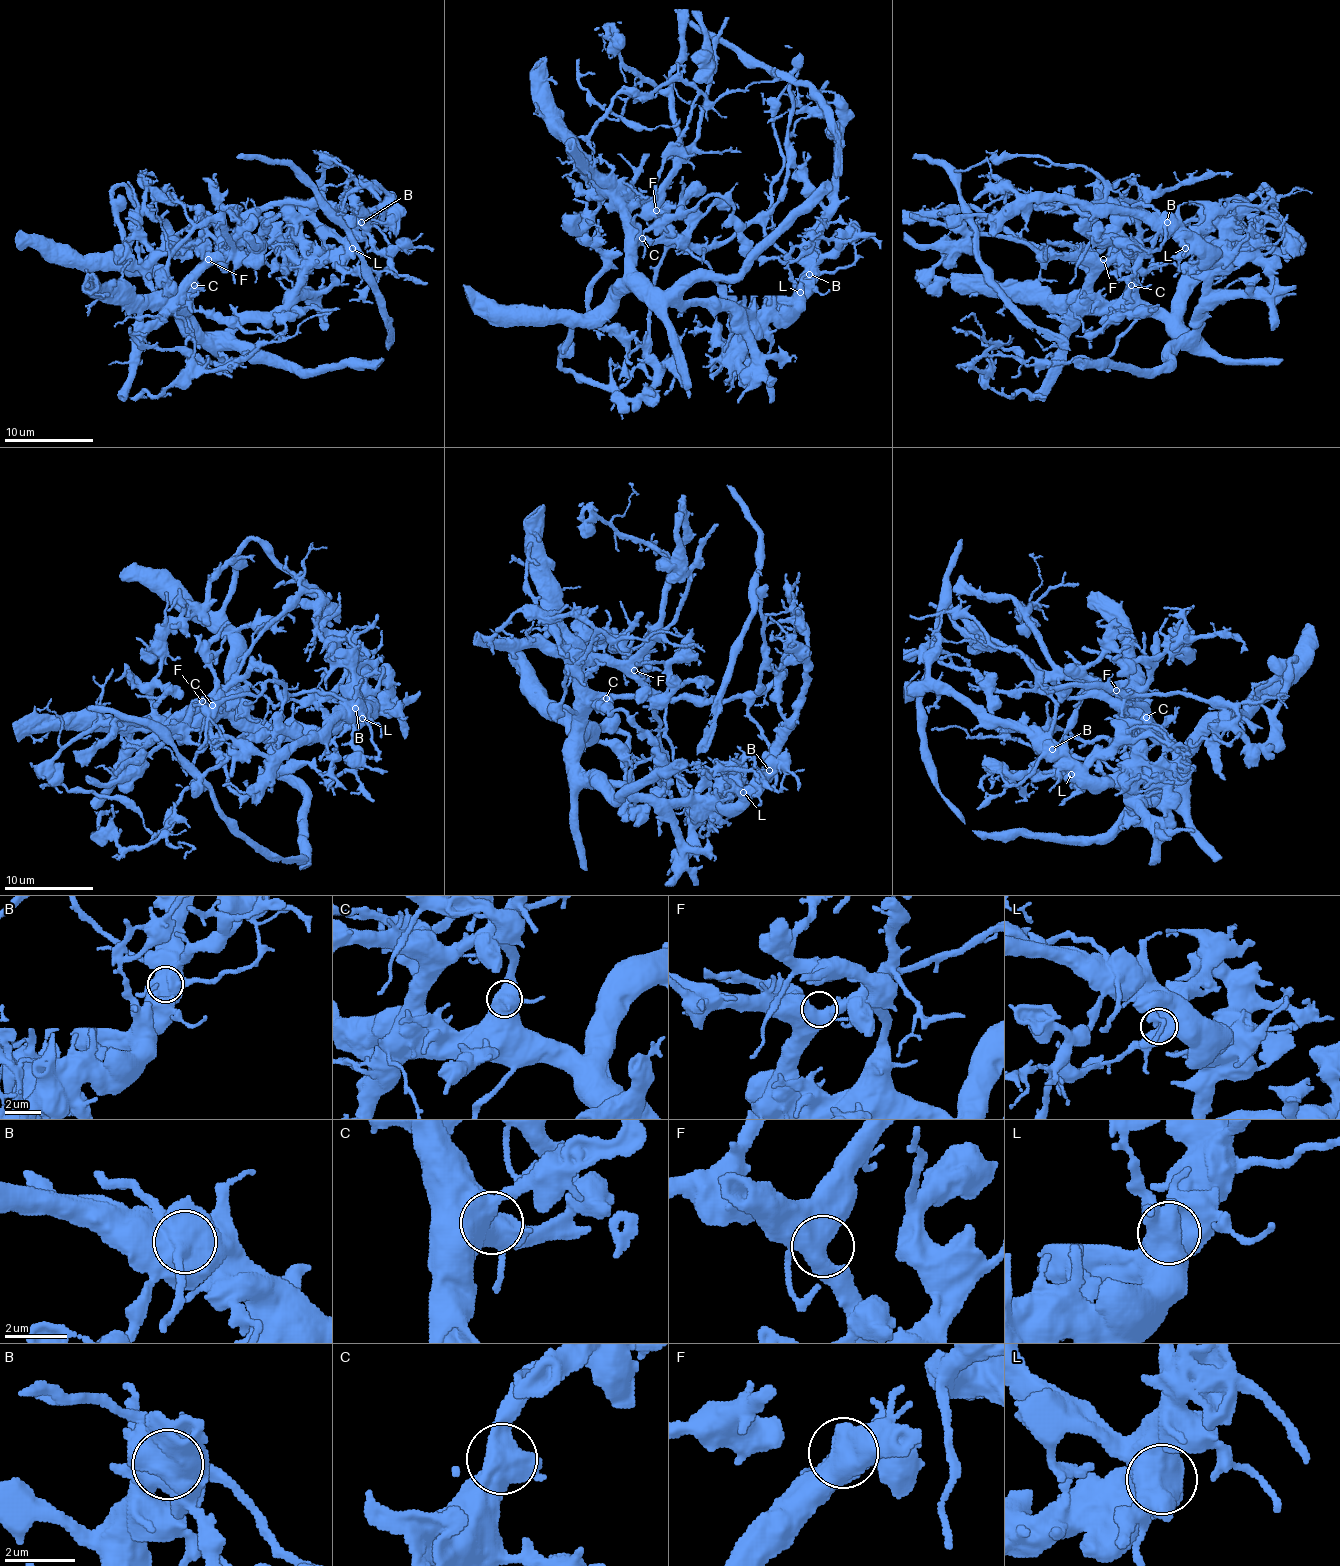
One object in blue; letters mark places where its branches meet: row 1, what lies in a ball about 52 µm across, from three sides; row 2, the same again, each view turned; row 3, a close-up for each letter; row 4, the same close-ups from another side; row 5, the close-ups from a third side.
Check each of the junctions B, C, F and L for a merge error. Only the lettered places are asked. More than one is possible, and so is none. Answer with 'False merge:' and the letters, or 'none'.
False merge: B

